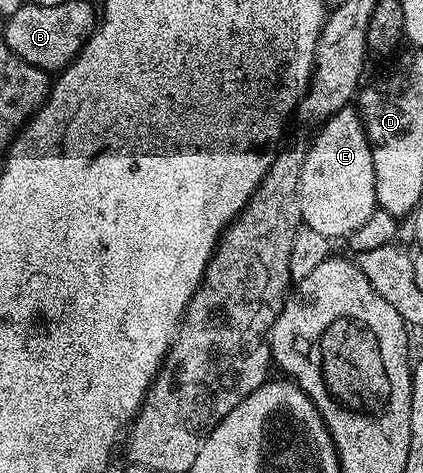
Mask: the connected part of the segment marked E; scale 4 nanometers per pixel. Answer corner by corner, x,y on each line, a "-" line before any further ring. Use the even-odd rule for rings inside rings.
347,107
336,111
327,121
321,122
314,142
309,142
306,158
300,167
300,211
302,223
312,227
315,231
329,239
349,238
366,220
374,214
378,200
376,199
376,185
372,171
372,151
366,138
366,129
362,126
362,119
357,108

